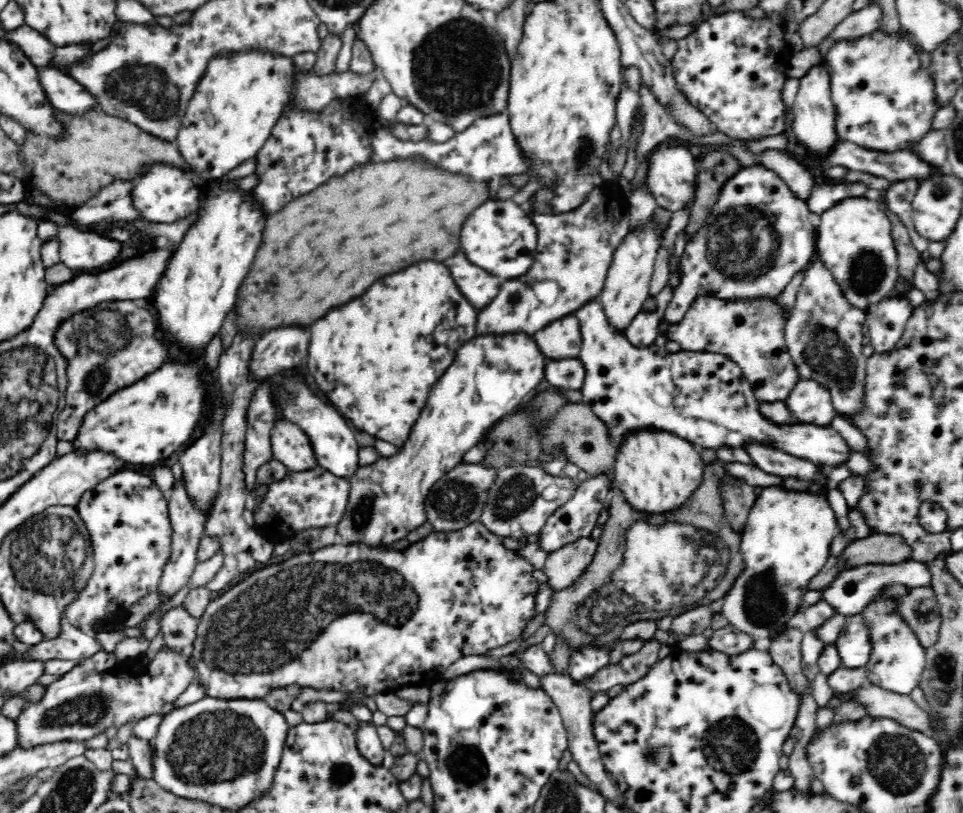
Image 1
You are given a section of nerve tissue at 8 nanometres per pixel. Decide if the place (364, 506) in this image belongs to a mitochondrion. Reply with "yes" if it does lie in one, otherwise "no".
yes

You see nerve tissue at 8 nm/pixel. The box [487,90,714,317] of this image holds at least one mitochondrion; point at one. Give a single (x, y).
(585, 148)

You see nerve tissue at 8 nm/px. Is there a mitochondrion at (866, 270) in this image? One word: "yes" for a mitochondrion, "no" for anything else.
yes

